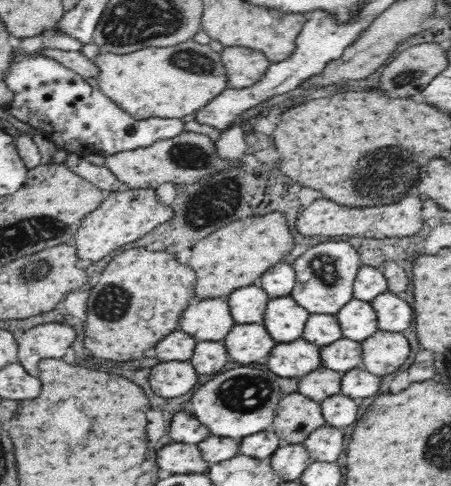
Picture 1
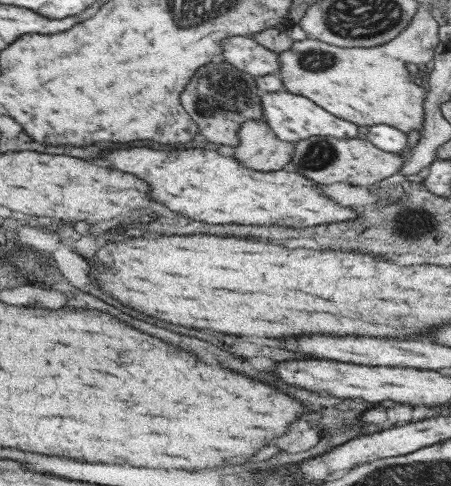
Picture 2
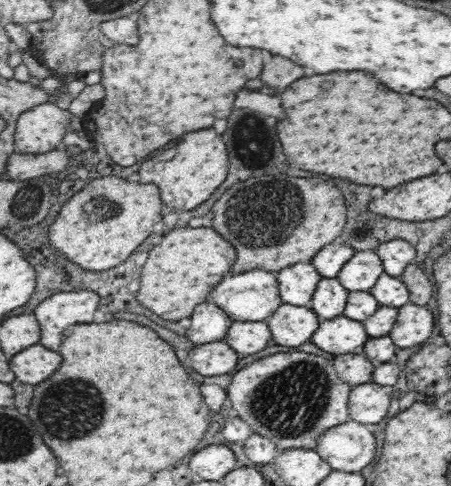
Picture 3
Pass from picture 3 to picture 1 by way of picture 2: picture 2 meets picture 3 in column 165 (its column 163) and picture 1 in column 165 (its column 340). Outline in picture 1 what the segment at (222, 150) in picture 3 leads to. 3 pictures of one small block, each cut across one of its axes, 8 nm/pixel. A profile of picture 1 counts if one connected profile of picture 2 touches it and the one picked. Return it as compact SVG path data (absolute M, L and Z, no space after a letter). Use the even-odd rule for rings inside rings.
M154 188L128 189L109 194L101 206L90 212L81 220L81 226L74 235L73 244L77 248L80 260L92 260L96 263L120 246L134 242L154 230L163 222L173 217L174 211L170 206L160 203Z

